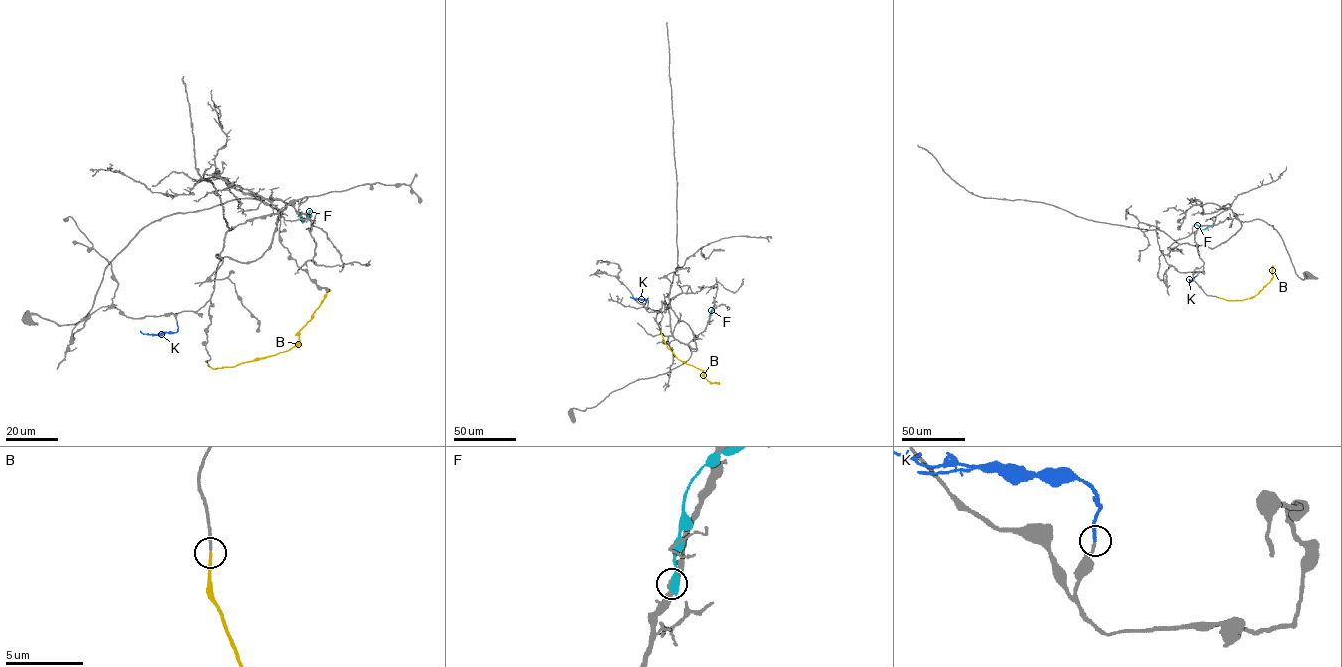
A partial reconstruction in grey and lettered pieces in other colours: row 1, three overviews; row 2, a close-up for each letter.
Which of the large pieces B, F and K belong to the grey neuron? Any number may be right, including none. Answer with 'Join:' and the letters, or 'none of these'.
Join: B, K

